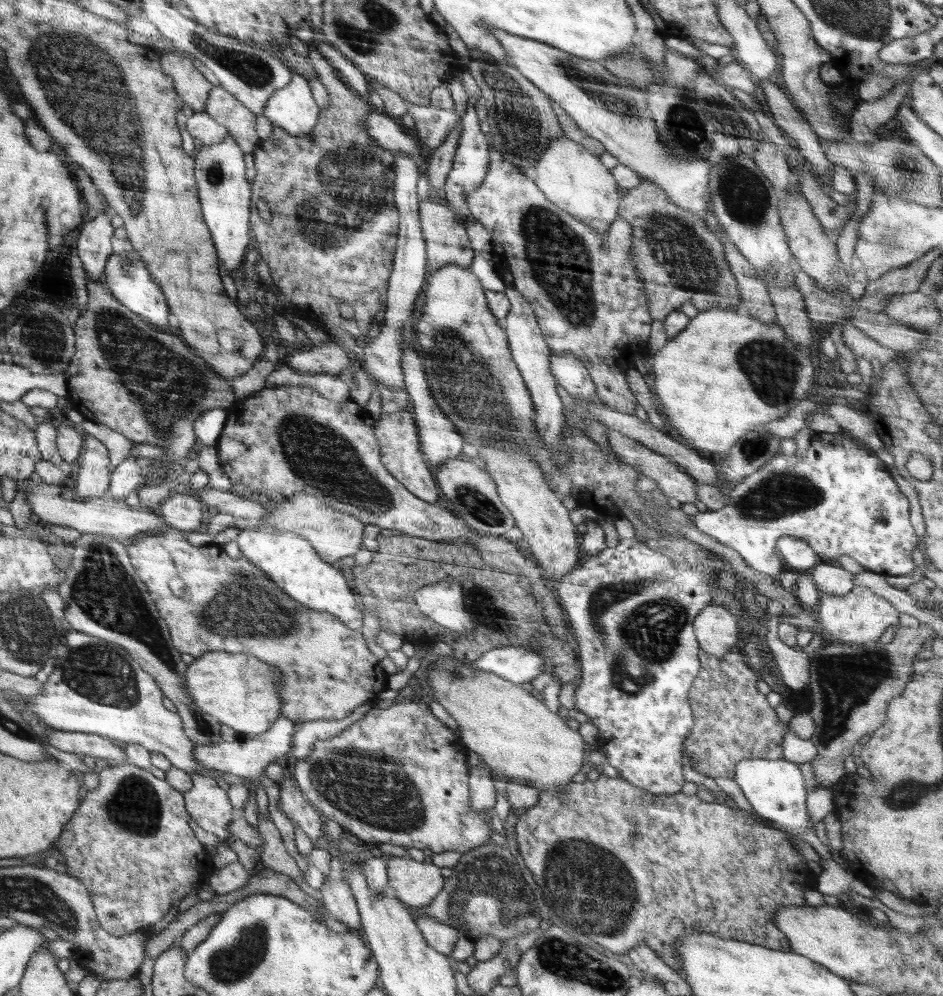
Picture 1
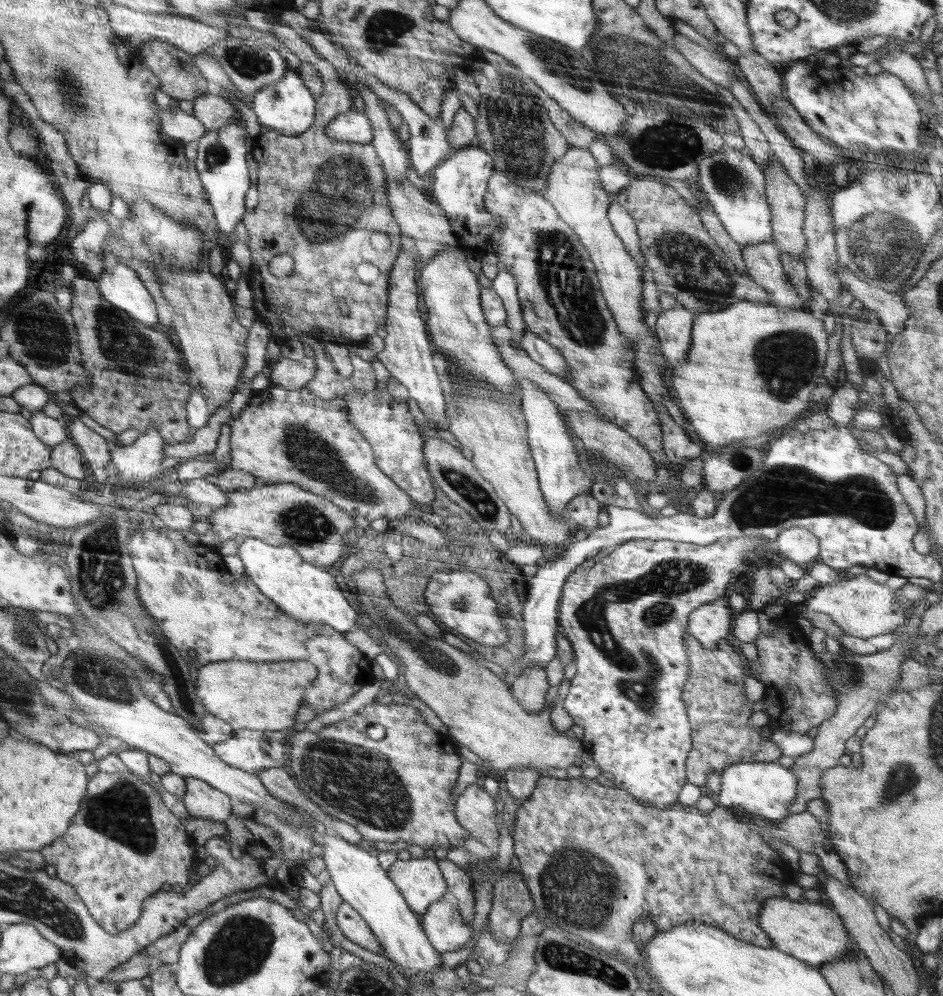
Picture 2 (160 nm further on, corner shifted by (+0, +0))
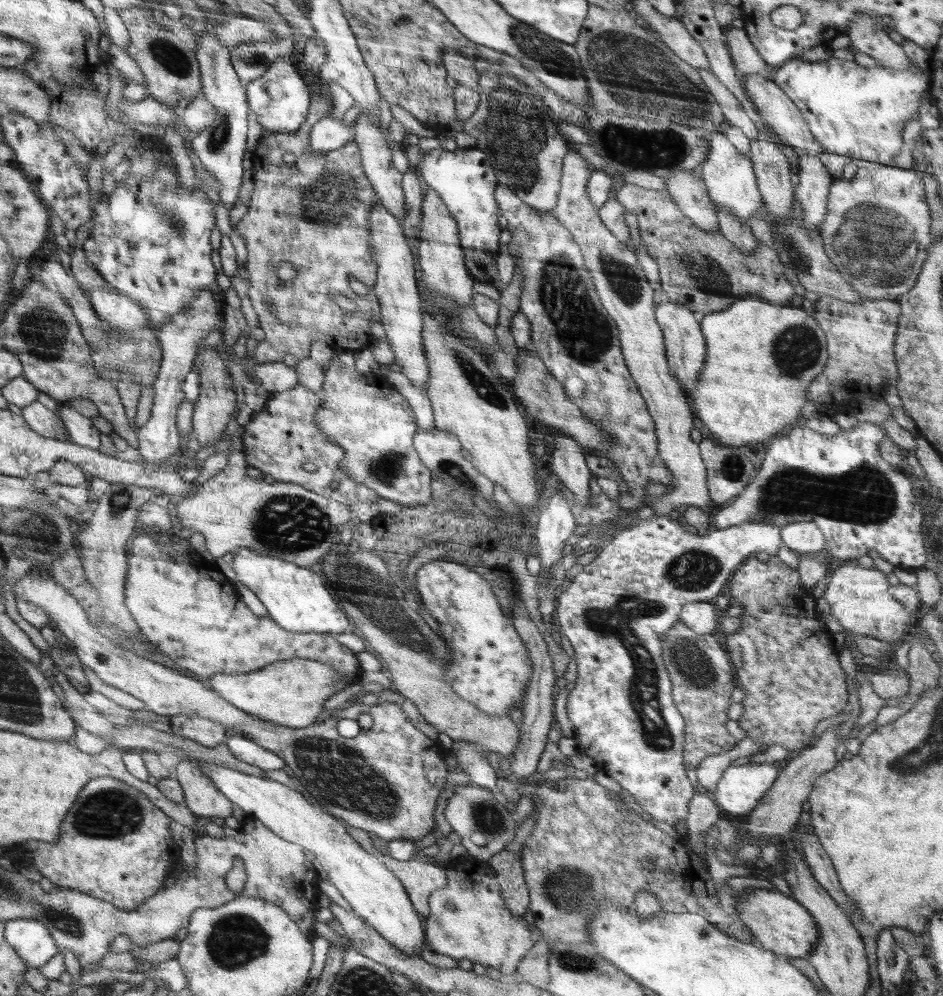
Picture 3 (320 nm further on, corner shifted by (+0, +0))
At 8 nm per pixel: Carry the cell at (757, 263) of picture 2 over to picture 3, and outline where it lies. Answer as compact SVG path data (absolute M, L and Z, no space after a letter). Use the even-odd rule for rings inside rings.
M714 204L716 215L718 215L718 223L720 226L720 232L730 242L735 244L740 252L753 255L757 251L755 248L758 246L757 238L752 234L752 230L746 224L742 224L740 220L736 220L734 216L728 214L728 210L724 210L722 207L716 207Z

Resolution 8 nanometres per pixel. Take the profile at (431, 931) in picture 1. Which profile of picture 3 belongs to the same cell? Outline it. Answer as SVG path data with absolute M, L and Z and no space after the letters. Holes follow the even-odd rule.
M472 856L446 865L447 883L429 898L429 915L424 926L426 945L456 961L468 959L498 969L506 980L515 980L517 966L541 938L535 925L515 917L506 906L499 882L490 864Z

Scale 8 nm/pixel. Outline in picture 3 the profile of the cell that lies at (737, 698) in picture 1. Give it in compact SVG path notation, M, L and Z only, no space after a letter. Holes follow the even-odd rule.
M680 621L664 634L661 655L674 686L674 704L685 722L683 763L687 770L696 770L705 758L728 752L738 744L726 729L727 713L734 704L730 697L737 686L735 669L729 653L722 649L714 636L696 634Z

